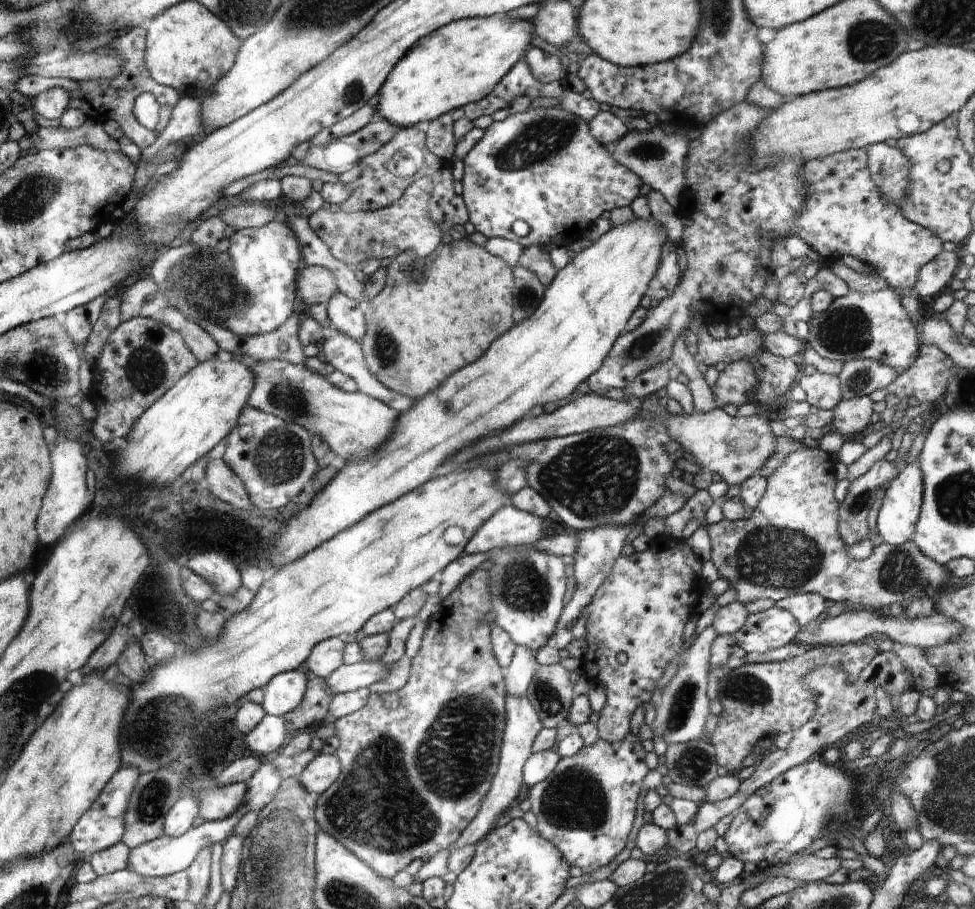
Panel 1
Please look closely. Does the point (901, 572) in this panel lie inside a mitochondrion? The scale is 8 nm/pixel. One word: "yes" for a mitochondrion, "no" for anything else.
yes

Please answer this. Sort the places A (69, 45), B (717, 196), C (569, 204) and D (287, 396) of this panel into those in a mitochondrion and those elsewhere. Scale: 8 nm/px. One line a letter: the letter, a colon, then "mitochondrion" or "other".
A: other
B: other
C: other
D: mitochondrion

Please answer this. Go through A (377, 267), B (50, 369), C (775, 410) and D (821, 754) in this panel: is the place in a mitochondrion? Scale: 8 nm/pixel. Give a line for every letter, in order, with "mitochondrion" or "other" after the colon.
A: other
B: mitochondrion
C: other
D: other

